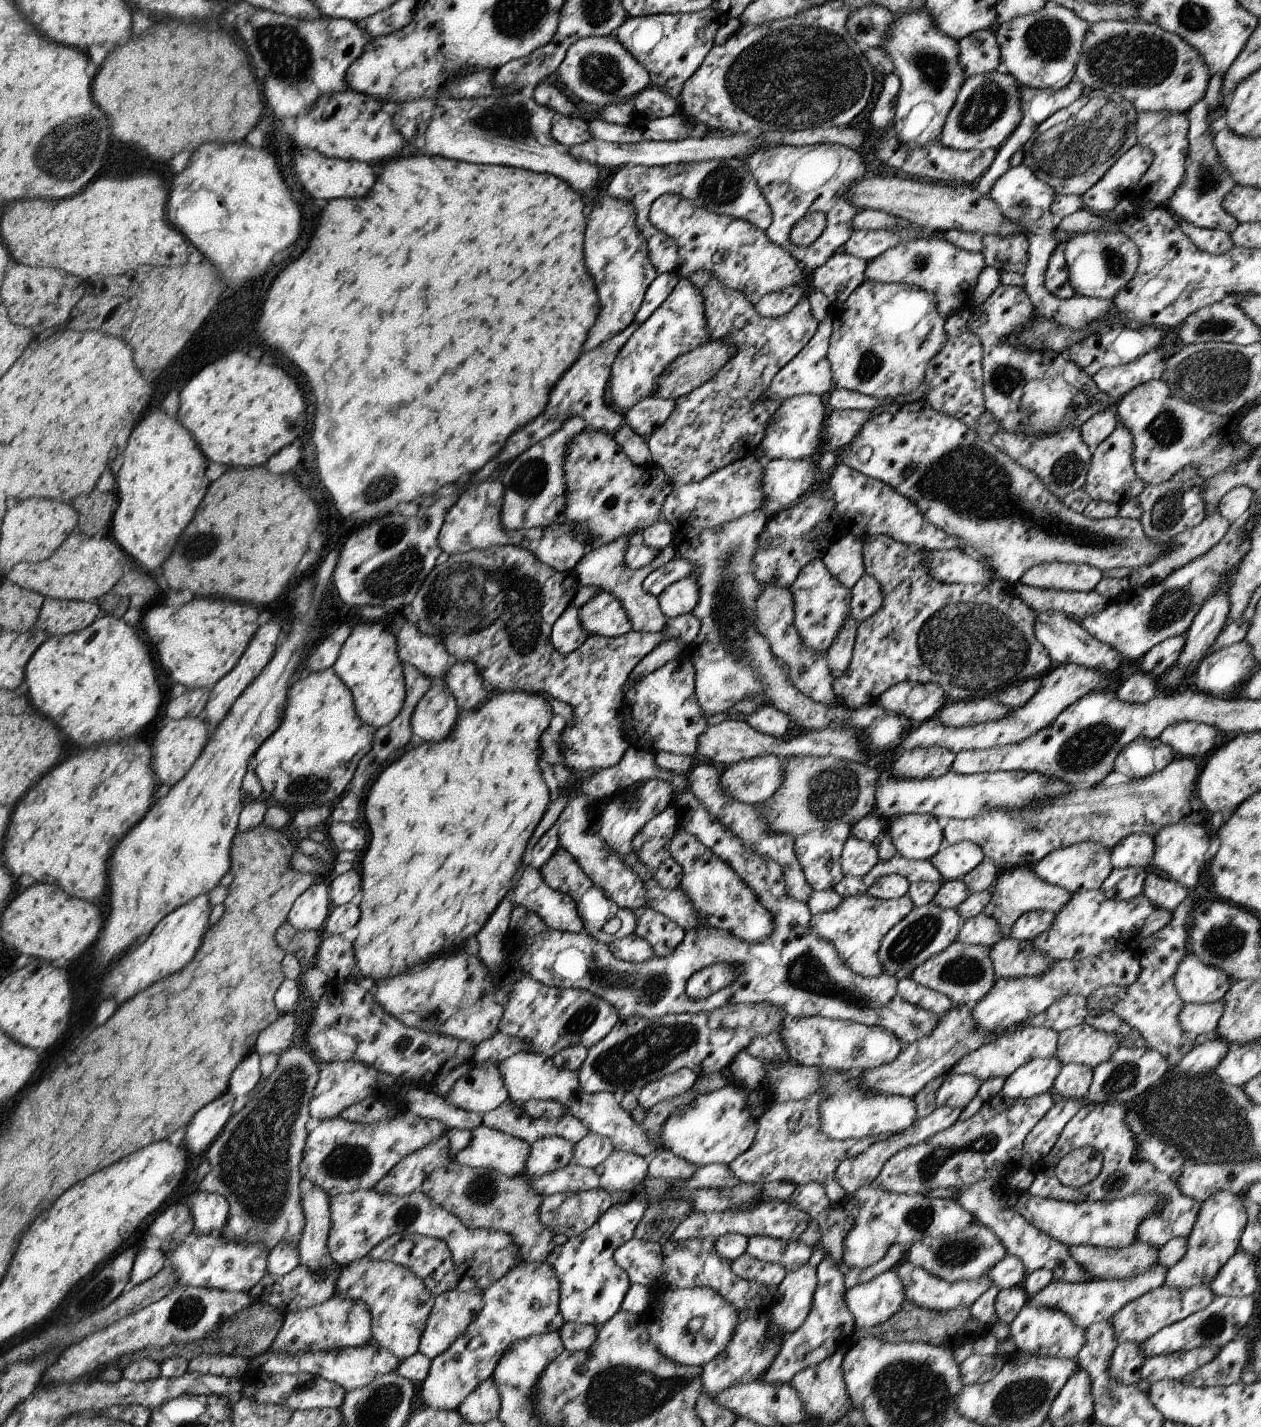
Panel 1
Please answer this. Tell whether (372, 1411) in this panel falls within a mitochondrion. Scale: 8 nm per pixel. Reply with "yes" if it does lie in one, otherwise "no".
yes

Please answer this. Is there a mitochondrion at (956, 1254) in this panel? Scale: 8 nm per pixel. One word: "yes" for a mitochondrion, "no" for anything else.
yes

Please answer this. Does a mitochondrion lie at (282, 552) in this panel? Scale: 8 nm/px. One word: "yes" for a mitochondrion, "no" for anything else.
no

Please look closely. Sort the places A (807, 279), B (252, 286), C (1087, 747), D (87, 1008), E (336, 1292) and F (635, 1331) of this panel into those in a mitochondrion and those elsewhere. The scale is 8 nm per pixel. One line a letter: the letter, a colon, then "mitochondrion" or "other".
A: other
B: other
C: mitochondrion
D: other
E: other
F: other

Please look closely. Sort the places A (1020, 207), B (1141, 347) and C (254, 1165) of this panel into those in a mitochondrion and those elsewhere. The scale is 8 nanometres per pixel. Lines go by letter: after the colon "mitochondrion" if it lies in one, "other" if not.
A: mitochondrion
B: other
C: mitochondrion

